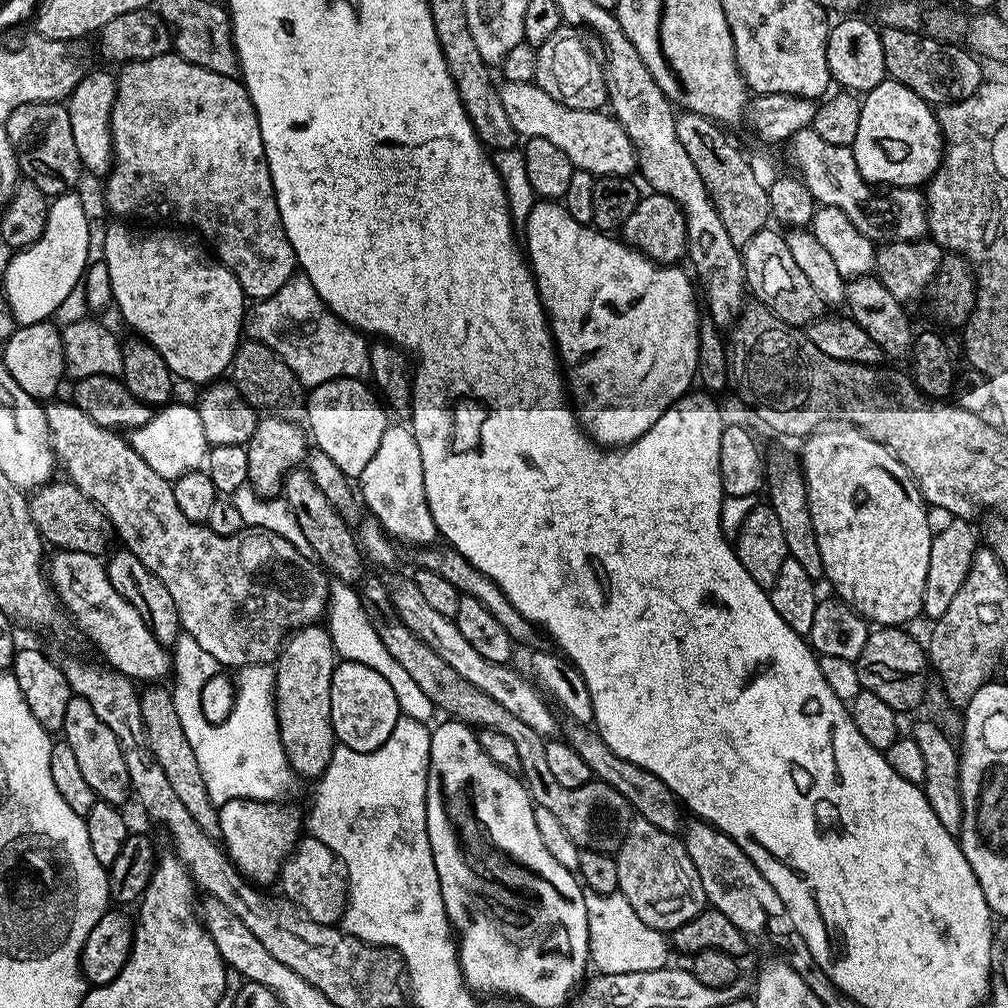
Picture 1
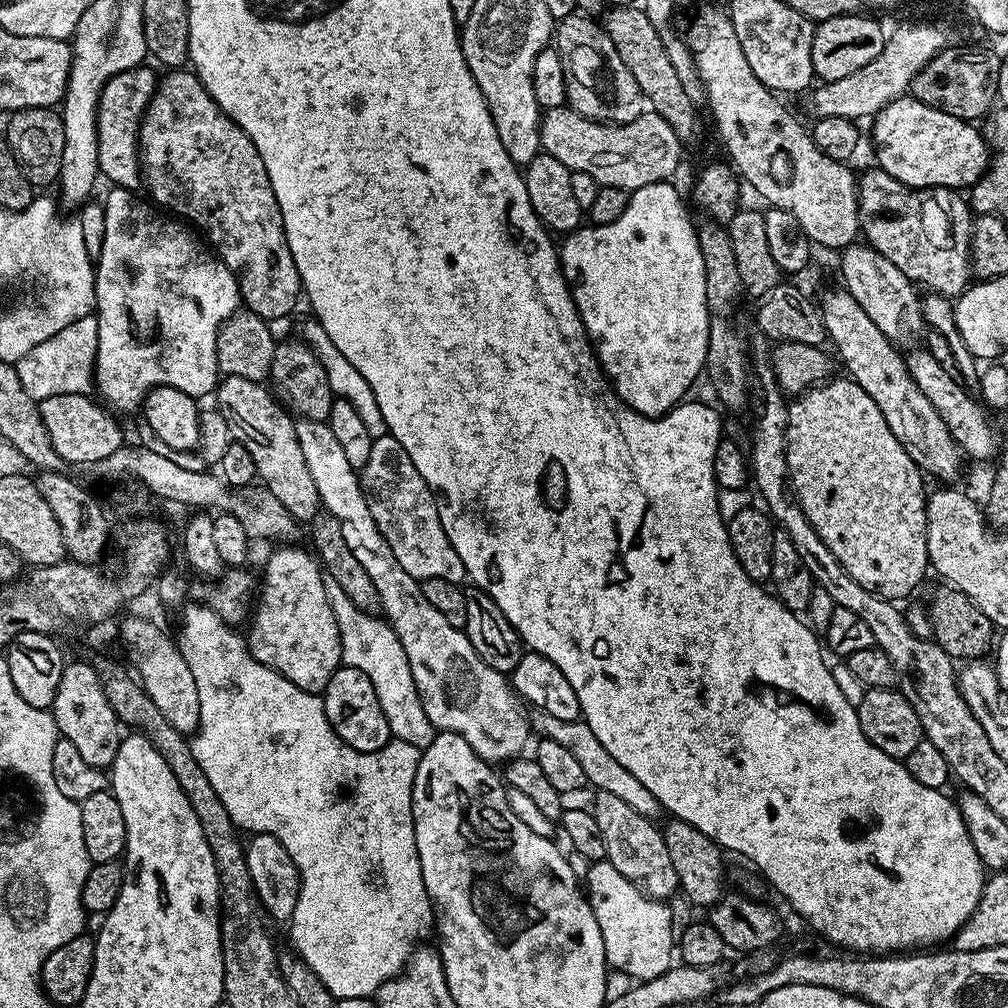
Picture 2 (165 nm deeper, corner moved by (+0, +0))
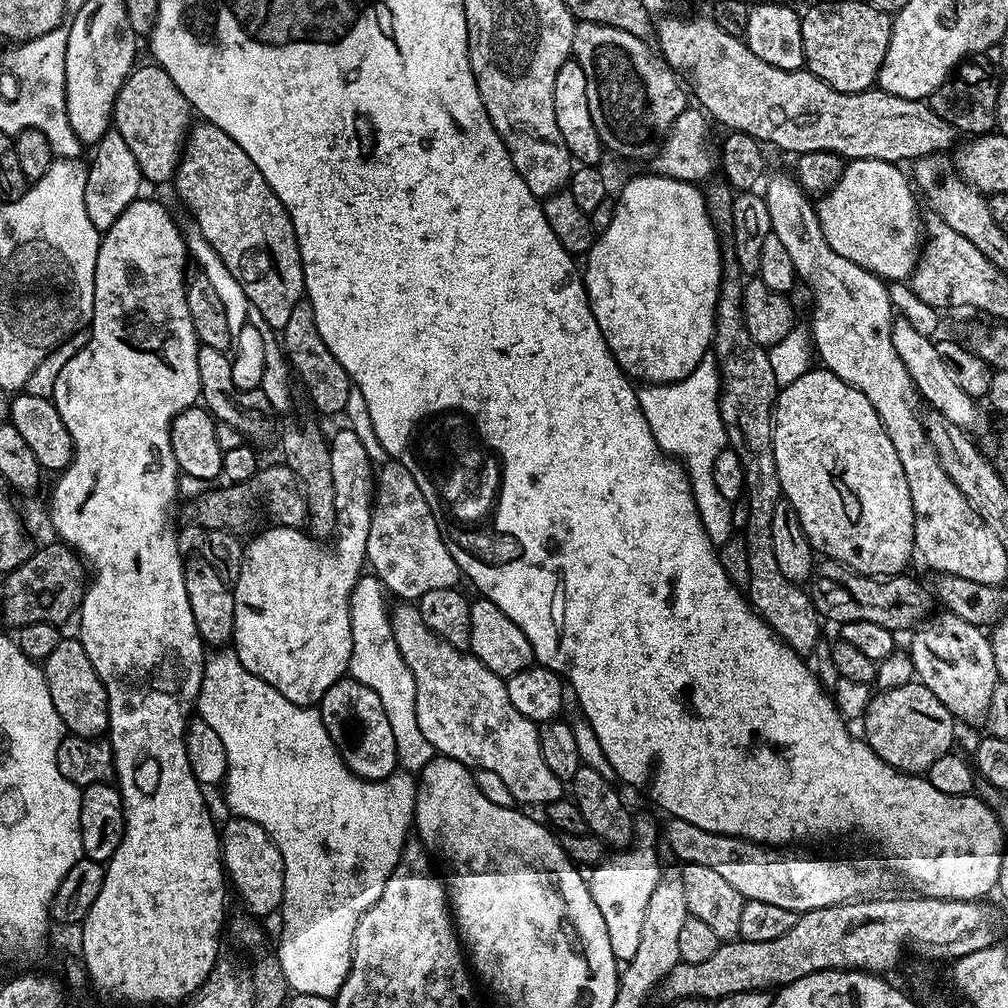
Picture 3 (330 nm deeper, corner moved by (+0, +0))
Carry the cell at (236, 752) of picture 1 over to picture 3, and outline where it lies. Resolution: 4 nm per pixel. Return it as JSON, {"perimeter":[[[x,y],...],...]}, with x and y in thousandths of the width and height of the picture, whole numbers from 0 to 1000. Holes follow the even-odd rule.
{"perimeter":[[[214,645],[203,654],[202,668],[200,669],[200,681],[194,693],[194,702],[196,703],[197,713],[205,716],[211,722],[216,732],[220,732],[220,740],[224,740],[224,756],[226,763],[222,769],[220,785],[222,785],[222,794],[226,797],[226,802],[231,811],[256,815],[268,827],[272,839],[280,847],[282,856],[282,896],[280,906],[282,905],[282,918],[278,921],[278,941],[272,944],[272,951],[280,958],[280,966],[284,970],[287,981],[291,985],[300,986],[319,986],[329,990],[337,983],[339,974],[345,969],[345,963],[349,957],[349,936],[351,935],[351,923],[355,919],[355,911],[379,891],[379,883],[383,880],[383,873],[387,867],[397,857],[397,848],[401,846],[402,837],[407,833],[407,822],[411,817],[413,809],[413,780],[414,771],[408,766],[394,764],[384,770],[381,774],[360,774],[358,770],[352,770],[344,760],[341,759],[341,753],[337,751],[337,744],[331,740],[327,728],[317,711],[317,703],[313,700],[301,702],[288,692],[280,692],[272,681],[260,677],[240,657],[230,645]]]}

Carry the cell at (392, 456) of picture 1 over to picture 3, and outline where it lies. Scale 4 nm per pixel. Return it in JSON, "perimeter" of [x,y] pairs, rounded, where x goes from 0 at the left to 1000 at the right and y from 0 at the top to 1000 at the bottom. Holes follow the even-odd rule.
{"perimeter":[[[392,454],[376,461],[371,472],[369,517],[363,546],[368,566],[390,592],[393,590],[401,597],[416,595],[423,585],[451,583],[458,575],[456,563],[450,558],[429,509],[428,496],[420,483],[411,478],[411,470]]]}

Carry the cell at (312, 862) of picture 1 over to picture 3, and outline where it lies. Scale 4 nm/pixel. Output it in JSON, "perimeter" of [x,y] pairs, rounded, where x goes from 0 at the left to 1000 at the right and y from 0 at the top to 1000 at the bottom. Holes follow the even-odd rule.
{"perimeter":[[[226,812],[217,822],[218,844],[225,872],[234,880],[236,888],[251,910],[266,909],[282,896],[282,856],[276,839],[268,827],[256,815],[237,812]]]}

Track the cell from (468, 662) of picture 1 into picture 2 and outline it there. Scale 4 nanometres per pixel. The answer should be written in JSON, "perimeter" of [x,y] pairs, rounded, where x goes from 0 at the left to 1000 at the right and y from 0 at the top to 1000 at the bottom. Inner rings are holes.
{"perimeter":[[[529,705],[526,710],[526,722],[533,731],[554,736],[561,744],[565,744],[565,748],[569,748],[570,754],[577,760],[577,768],[581,768],[583,778],[589,780],[591,786],[609,788],[609,792],[617,792],[617,796],[621,796],[625,804],[633,804],[633,808],[637,808],[642,813],[654,814],[657,803],[653,792],[649,792],[649,788],[645,788],[645,784],[641,784],[641,780],[637,780],[637,776],[633,776],[633,772],[629,772],[629,768],[621,764],[621,760],[616,760],[613,752],[604,748],[601,740],[597,740],[597,736],[589,732],[589,724],[585,724],[585,720],[580,718],[578,713],[559,714],[550,712],[550,708]]]}

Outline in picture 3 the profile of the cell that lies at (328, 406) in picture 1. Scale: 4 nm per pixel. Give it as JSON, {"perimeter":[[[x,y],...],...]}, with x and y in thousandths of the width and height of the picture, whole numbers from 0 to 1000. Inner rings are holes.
{"perimeter":[[[341,423],[338,429],[333,429],[330,433],[328,430],[325,445],[327,446],[327,466],[331,466],[331,490],[333,491],[333,526],[328,533],[327,539],[318,538],[307,531],[305,527],[296,524],[266,522],[263,528],[256,529],[250,537],[245,537],[241,541],[242,553],[240,554],[239,568],[236,569],[236,573],[230,583],[230,588],[232,589],[232,629],[230,630],[230,639],[232,640],[234,651],[240,657],[240,661],[244,661],[244,665],[248,665],[248,669],[260,673],[260,677],[272,681],[272,685],[276,685],[276,688],[280,688],[280,692],[288,692],[288,696],[292,696],[301,702],[316,699],[317,693],[323,688],[323,685],[327,685],[327,681],[331,681],[331,677],[342,674],[345,667],[345,658],[349,648],[349,626],[347,625],[347,601],[345,598],[351,581],[357,576],[359,570],[357,563],[362,563],[365,555],[363,538],[367,534],[367,518],[369,517],[371,461],[367,450],[363,450],[363,442],[359,442],[359,438],[355,435],[355,431],[351,431],[348,423]]]}

